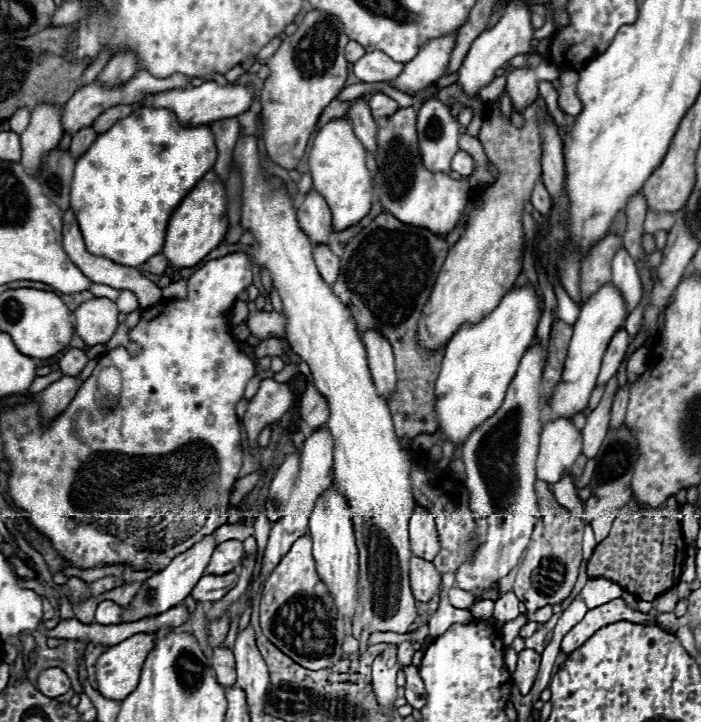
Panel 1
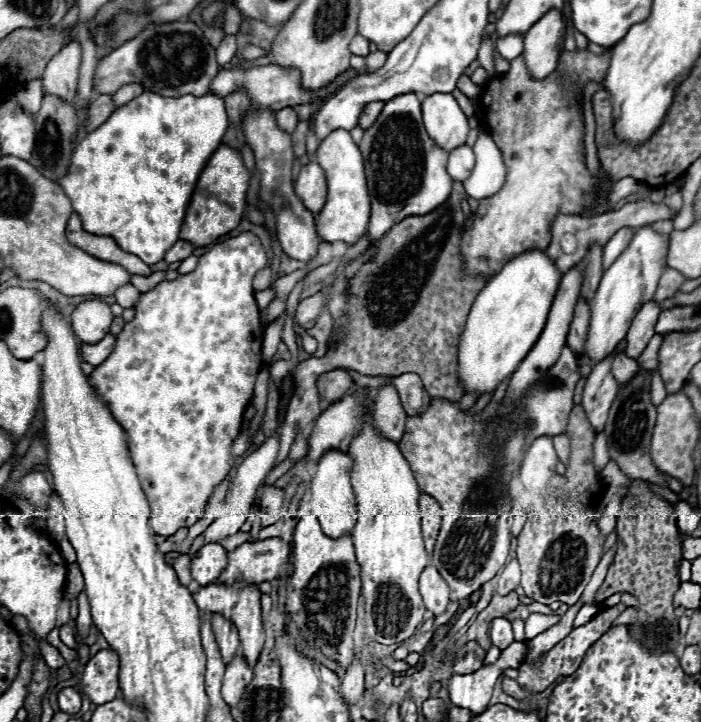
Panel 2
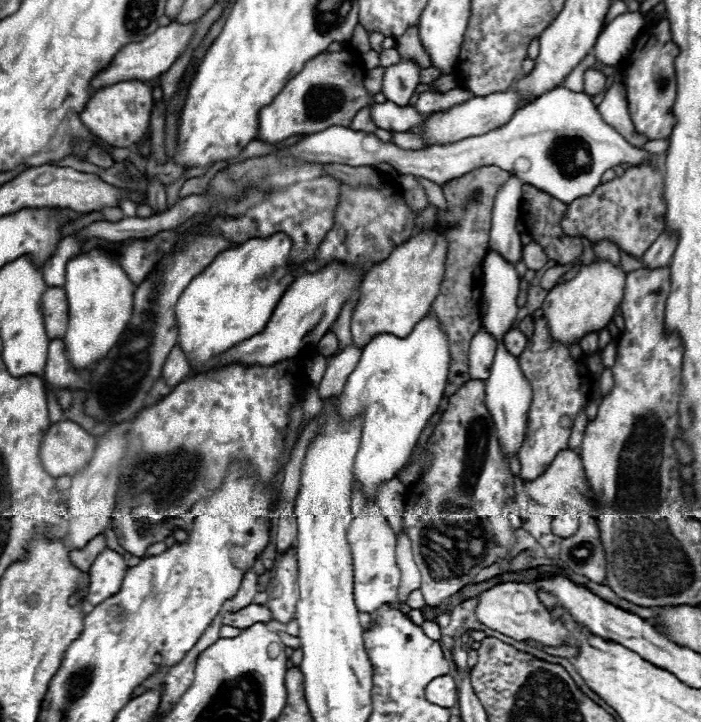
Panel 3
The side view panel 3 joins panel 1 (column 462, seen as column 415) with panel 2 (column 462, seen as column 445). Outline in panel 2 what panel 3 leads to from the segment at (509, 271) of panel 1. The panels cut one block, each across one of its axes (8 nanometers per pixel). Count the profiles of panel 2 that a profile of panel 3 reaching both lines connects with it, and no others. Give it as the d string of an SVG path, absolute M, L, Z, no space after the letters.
M608 48L604 54L592 54L588 50L584 52L564 52L562 54L562 68L568 70L568 84L566 94L560 84L560 74L552 72L544 80L532 80L528 76L524 58L518 56L510 62L510 70L496 78L492 78L486 84L484 94L480 96L480 104L486 108L486 124L490 128L490 136L494 138L496 146L500 148L504 156L506 166L506 182L504 186L490 198L480 200L478 210L466 220L464 224L464 236L460 240L460 256L464 260L464 272L492 278L508 260L514 260L522 252L528 250L546 250L550 244L550 224L556 214L582 214L596 206L598 192L606 192L614 182L602 172L602 180L596 180L586 170L584 160L584 120L578 110L576 102L576 82L582 86L586 82L598 82L602 84L604 74L610 64L612 50Z

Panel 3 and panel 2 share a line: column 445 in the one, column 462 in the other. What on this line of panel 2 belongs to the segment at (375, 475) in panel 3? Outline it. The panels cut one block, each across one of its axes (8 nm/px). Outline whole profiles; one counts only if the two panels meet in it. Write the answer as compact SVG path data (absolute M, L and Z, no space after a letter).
M540 250L516 256L486 282L470 308L458 344L458 380L466 394L474 392L476 398L490 394L502 380L516 372L544 330L558 284L560 272Z

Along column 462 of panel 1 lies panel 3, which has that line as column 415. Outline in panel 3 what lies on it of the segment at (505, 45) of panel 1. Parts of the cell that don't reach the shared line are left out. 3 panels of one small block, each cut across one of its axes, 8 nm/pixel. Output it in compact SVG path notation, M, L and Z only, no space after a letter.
M400 60L400 64L386 68L382 82L382 94L386 96L386 100L408 106L408 100L420 84L420 70L422 68L412 60Z

